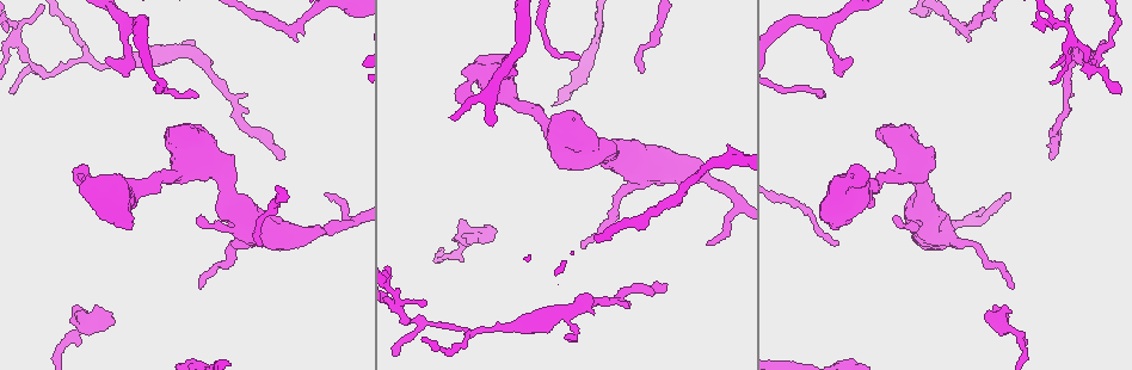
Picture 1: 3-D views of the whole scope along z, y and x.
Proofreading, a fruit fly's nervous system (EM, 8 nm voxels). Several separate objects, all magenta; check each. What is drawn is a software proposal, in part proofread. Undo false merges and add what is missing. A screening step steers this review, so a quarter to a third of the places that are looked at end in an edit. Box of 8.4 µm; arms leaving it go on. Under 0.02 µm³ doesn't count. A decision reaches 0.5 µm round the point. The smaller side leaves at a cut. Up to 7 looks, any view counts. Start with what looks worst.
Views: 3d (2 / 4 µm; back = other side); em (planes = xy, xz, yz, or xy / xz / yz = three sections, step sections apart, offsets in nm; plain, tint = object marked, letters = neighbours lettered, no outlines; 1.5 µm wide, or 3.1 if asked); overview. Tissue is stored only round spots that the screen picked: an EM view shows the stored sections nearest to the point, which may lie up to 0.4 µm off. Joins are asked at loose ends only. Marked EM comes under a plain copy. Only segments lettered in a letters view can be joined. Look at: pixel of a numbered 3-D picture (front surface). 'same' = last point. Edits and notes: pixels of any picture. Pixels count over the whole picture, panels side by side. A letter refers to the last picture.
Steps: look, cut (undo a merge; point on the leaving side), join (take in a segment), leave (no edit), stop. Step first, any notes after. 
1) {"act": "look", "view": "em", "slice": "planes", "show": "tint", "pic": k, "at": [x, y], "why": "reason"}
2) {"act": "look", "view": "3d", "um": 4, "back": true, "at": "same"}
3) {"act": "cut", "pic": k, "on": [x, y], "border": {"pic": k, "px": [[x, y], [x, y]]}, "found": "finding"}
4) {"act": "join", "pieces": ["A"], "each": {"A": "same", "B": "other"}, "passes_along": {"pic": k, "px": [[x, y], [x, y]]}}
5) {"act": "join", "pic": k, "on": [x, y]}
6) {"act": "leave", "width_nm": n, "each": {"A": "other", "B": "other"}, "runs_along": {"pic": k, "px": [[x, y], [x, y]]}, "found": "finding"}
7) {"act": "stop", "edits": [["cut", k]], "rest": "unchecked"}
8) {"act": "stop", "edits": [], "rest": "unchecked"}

{"act": "look", "view": "em", "slice": "planes", "show": "letters", "pic": 1, "at": [583, 245], "why": "free end"}

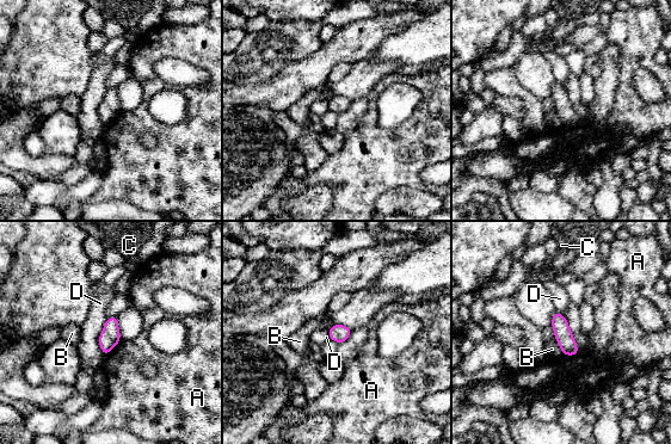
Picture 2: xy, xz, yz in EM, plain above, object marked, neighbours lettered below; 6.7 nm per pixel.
{"act": "leave", "each": {"A": "other", "B": "other", "C": "other", "D": "other"}, "border": {"pic": 2, "px": [[106, 319], [98, 338], [105, 356]]}, "found": "none of them fits"}

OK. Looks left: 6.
{"act": "look", "view": "3d", "um": 2, "pic": 1, "at": [87, 61], "why": "a fork"}

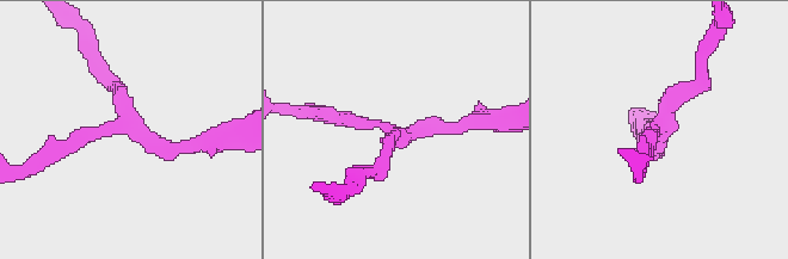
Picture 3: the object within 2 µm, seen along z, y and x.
{"act": "look", "view": "em", "slice": "xy", "step": 8, "show": "letters", "pic": 3, "at": [662, 132]}

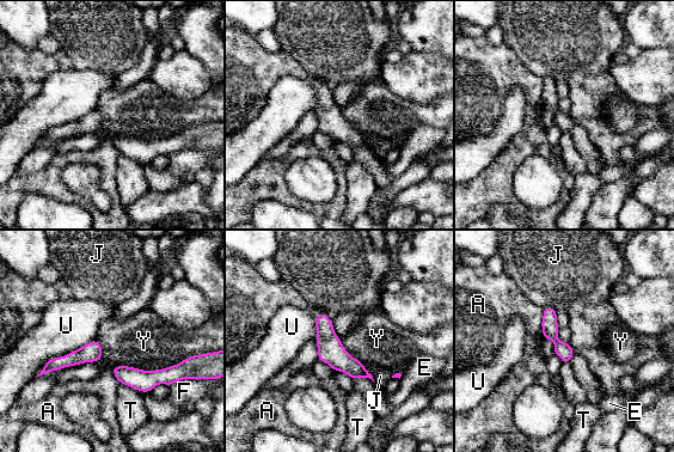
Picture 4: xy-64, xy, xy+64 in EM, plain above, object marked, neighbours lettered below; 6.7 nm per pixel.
{"act": "leave", "longest_contact_nm": ["Y", 550], "each": {"A": "other", "E": "other", "F": "other", "J": "other", "T": "other", "U": "other", "Y": "other"}, "found": "one neuron here"}

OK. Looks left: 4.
{"act": "look", "view": "em", "slice": "xy", "step": 8, "show": "letters", "pic": 1, "at": [132, 23]}

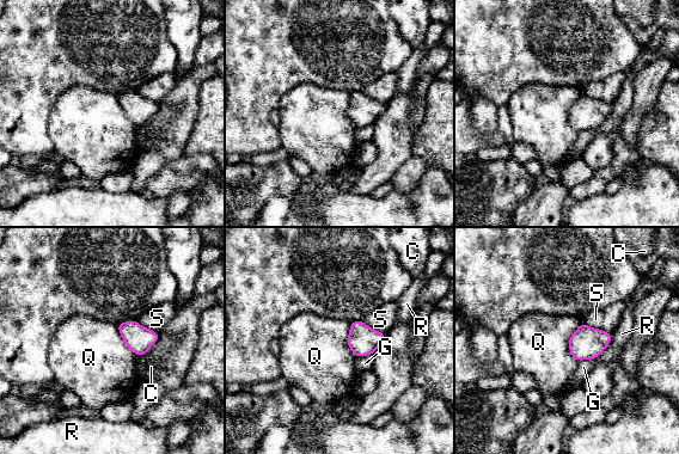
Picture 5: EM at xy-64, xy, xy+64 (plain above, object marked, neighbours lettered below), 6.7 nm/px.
{"act": "leave", "each": {"C": "other", "G": "other", "Q": "other", "R": "other", "S": "other"}, "border": {"pic": 5, "px": [[581, 321], [568, 341], [577, 362]]}, "found": "one neuron here"}

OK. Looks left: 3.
{"act": "stop", "edits": [], "rest": "unchecked"}

